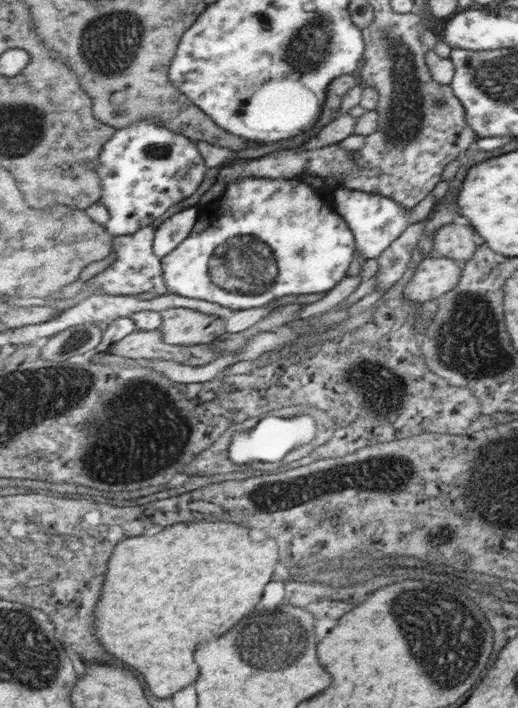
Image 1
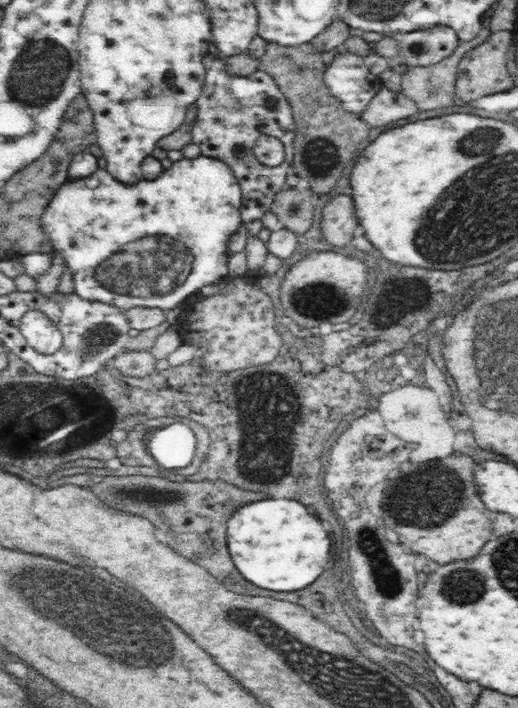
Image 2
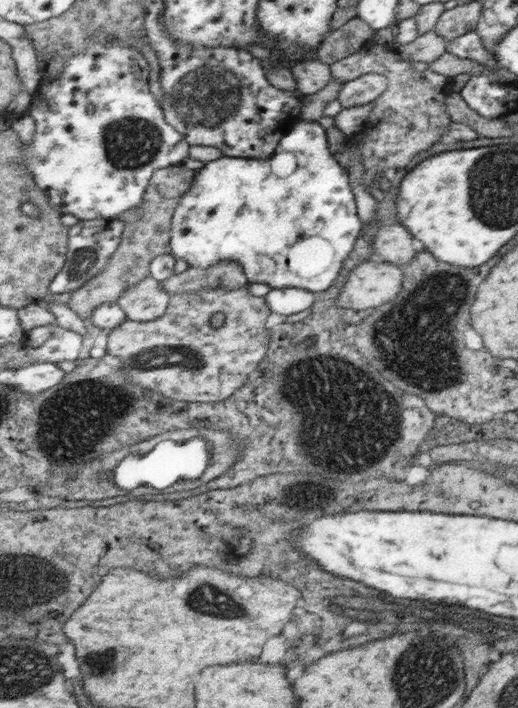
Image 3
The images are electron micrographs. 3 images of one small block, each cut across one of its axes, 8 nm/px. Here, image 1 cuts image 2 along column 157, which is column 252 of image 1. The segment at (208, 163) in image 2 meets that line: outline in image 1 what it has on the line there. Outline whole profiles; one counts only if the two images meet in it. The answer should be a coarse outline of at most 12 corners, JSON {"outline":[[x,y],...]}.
{"outline":[[238,178],[163,258],[170,292],[250,310],[328,292],[348,222],[302,179]]}

